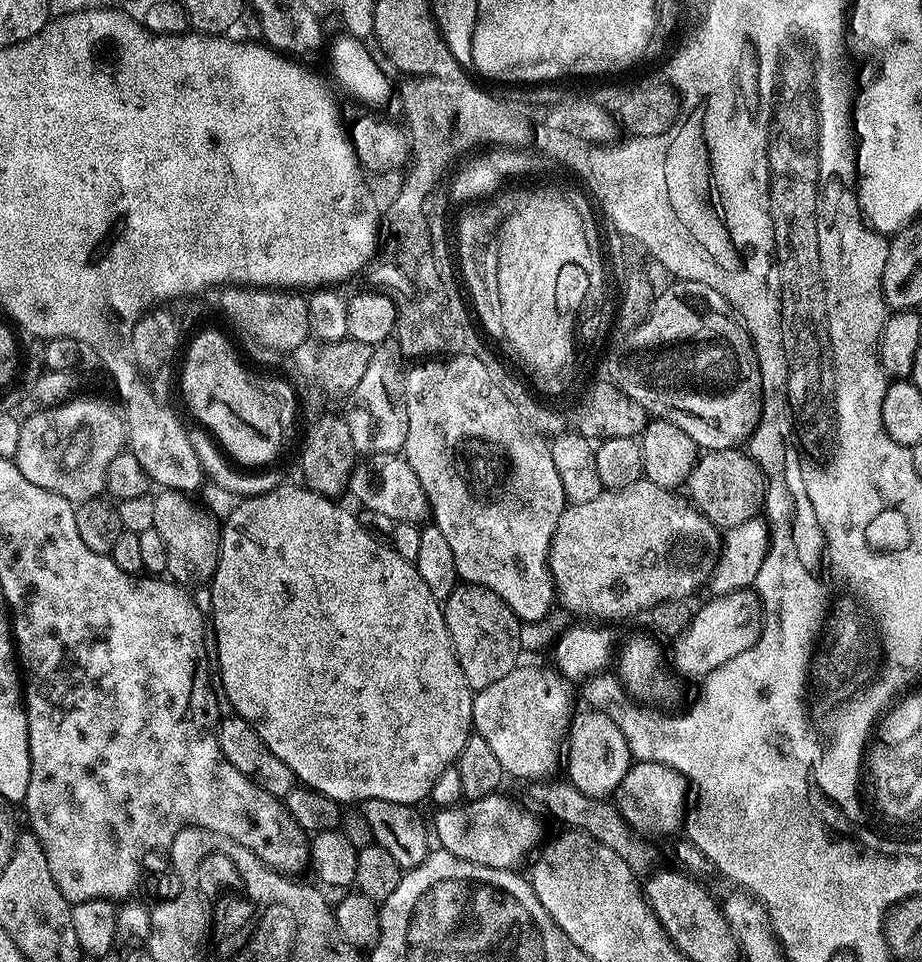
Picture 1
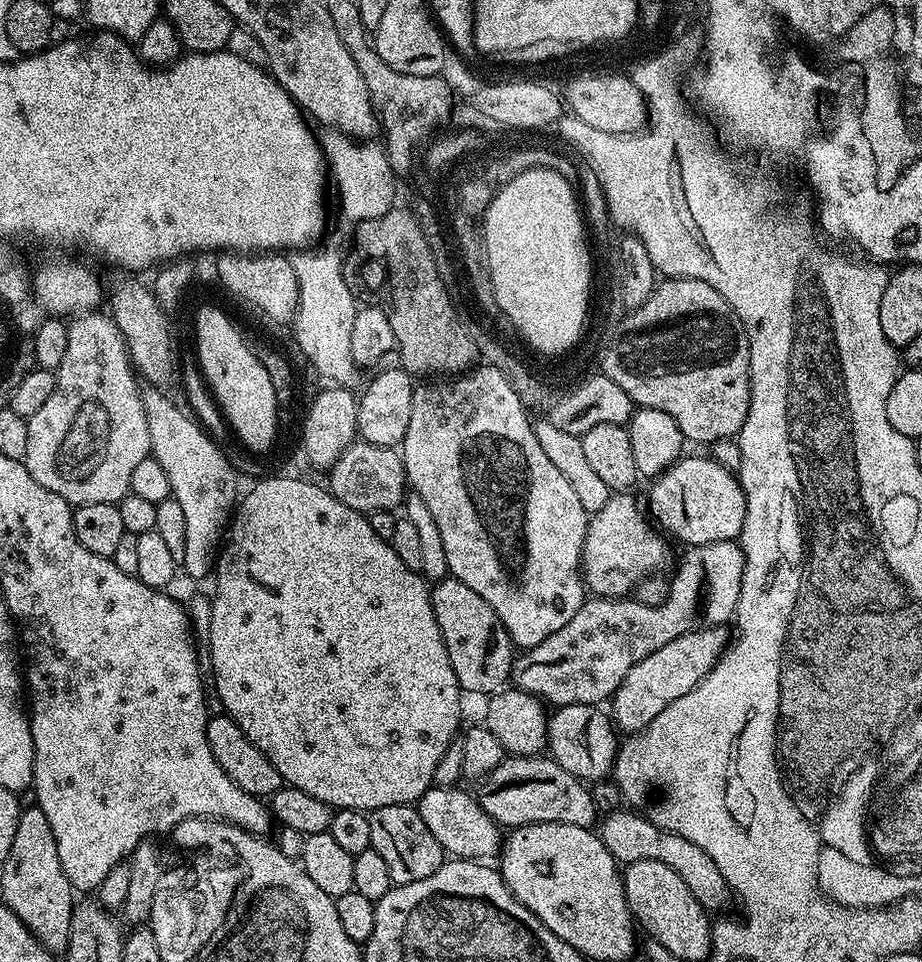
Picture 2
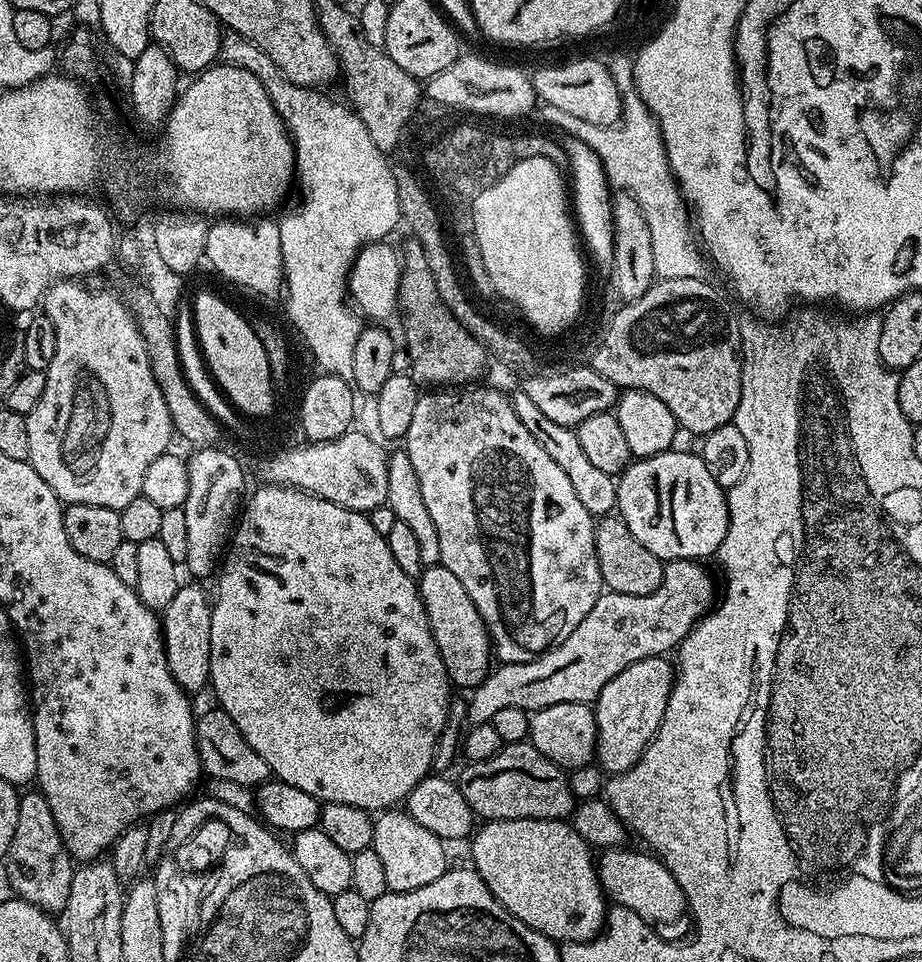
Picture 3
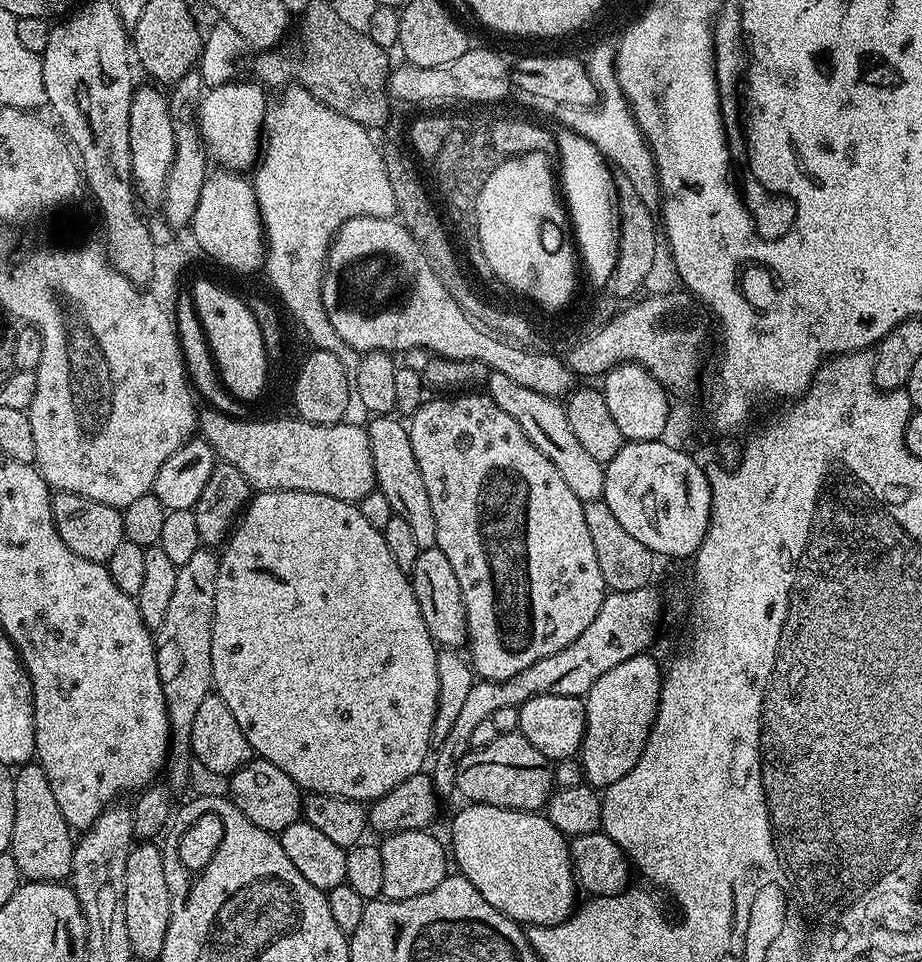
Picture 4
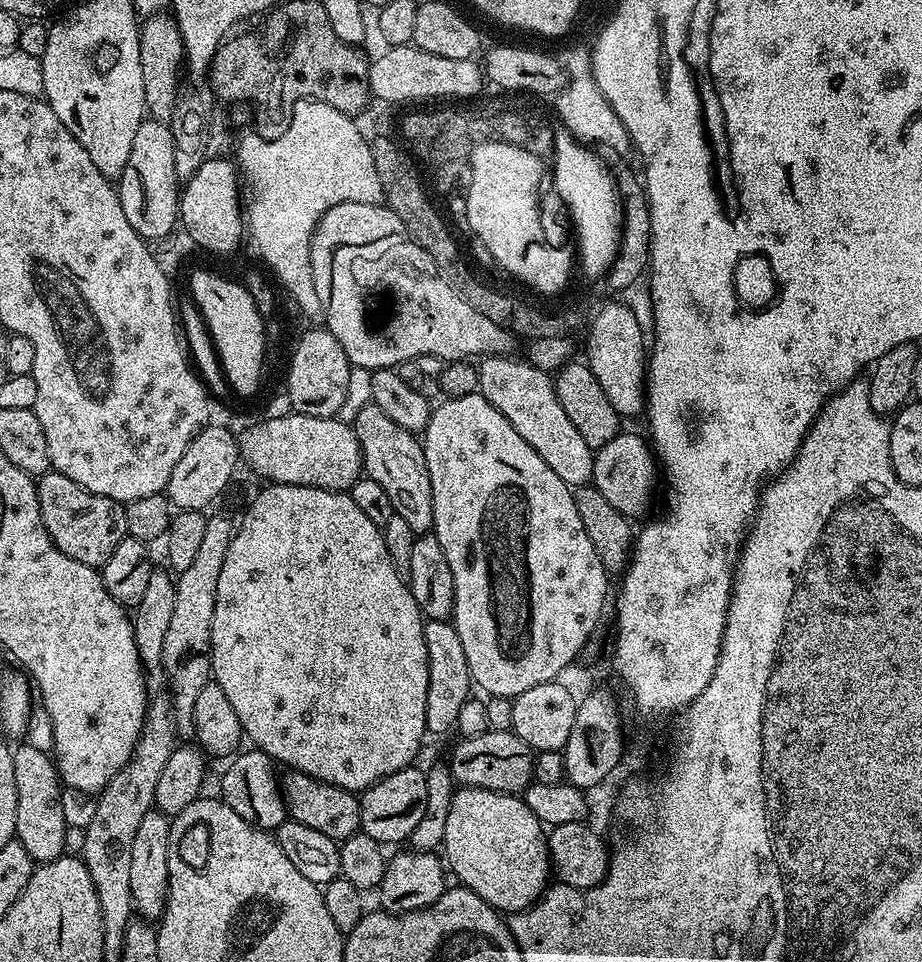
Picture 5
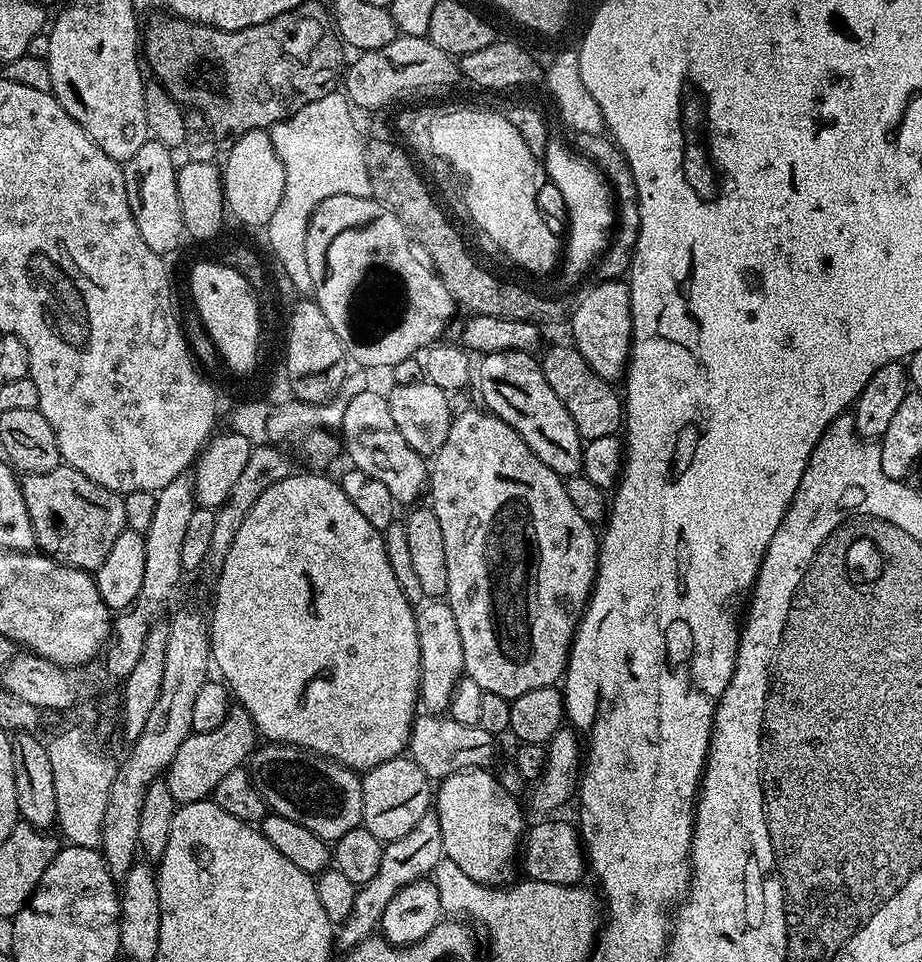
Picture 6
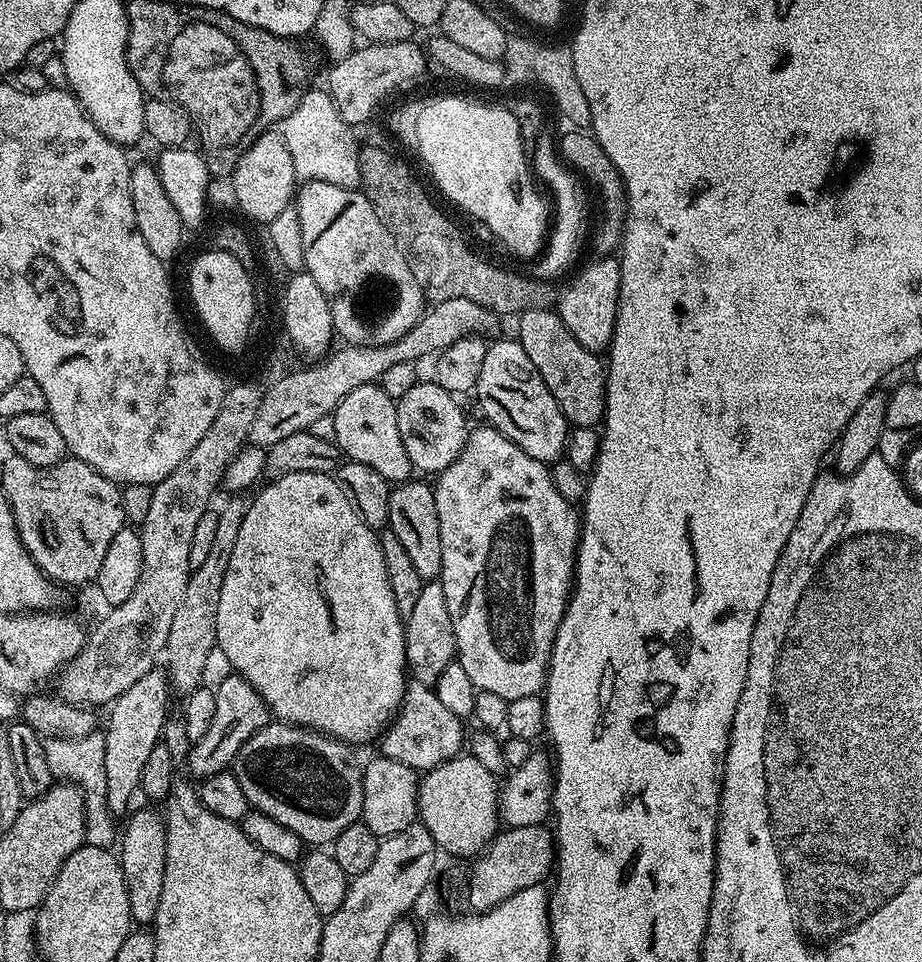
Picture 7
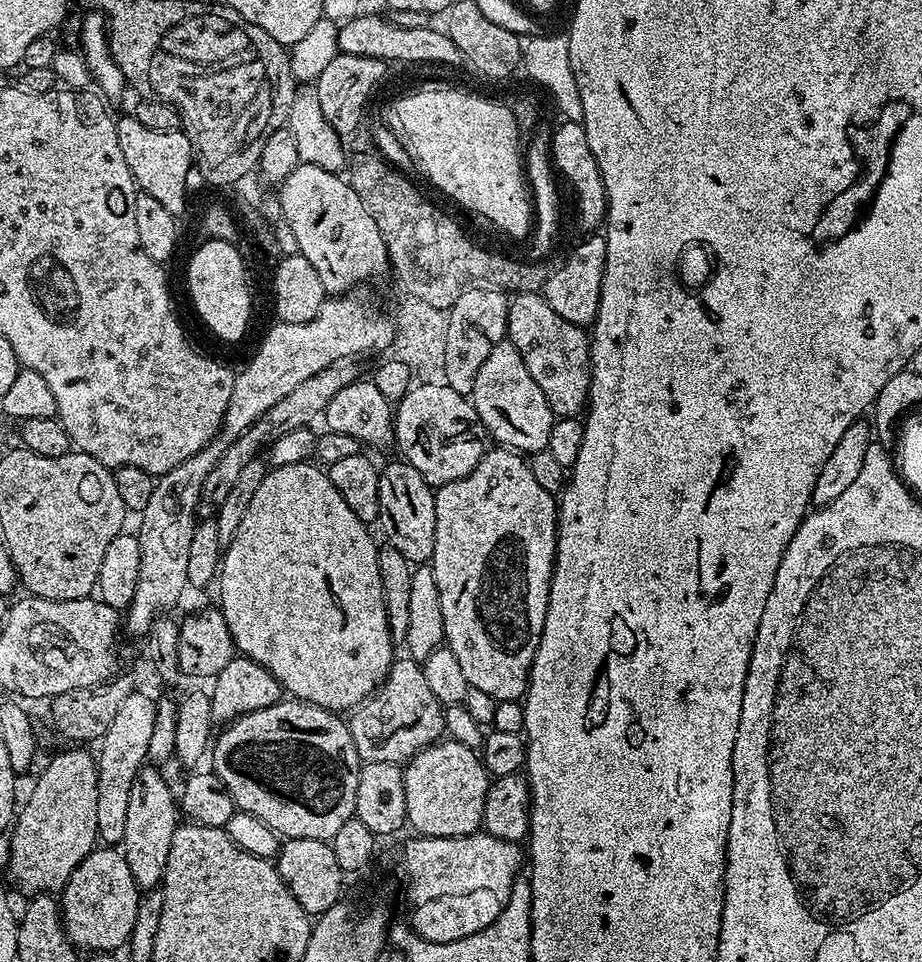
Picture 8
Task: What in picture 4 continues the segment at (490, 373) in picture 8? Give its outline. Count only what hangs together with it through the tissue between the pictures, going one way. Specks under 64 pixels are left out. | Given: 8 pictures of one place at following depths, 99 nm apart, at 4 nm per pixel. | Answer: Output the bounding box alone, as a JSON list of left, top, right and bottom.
[486,372,604,502]

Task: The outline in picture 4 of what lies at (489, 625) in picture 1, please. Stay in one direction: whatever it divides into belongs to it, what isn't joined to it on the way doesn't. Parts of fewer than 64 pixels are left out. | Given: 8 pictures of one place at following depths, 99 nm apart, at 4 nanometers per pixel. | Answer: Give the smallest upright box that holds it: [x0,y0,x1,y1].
[410,547,468,649]

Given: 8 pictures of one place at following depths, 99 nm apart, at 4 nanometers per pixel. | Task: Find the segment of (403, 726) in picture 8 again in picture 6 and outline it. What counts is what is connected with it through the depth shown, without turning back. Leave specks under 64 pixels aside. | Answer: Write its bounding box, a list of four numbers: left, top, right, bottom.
[407,714,494,780]

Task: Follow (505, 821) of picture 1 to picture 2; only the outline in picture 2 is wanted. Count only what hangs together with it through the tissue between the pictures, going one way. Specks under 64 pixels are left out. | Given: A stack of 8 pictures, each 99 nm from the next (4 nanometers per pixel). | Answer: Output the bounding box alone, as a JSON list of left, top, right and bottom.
[418,787,501,861]

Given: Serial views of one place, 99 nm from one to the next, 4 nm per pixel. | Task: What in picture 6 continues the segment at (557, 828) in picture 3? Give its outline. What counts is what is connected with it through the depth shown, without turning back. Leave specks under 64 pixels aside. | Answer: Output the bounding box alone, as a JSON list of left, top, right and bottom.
[434,768,526,886]

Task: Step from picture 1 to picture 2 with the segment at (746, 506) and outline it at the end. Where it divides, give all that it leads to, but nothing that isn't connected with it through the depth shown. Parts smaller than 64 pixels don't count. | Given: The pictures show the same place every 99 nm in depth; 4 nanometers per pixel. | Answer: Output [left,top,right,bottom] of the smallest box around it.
[646,456,746,546]

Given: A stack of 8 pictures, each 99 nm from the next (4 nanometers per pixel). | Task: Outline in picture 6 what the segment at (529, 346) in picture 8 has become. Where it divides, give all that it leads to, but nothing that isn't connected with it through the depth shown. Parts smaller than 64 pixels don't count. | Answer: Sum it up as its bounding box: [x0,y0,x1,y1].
[540,343,622,442]

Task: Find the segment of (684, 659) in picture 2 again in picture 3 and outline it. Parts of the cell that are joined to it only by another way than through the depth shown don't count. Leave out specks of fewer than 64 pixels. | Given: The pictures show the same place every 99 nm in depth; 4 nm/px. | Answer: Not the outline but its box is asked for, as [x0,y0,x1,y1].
[594,655,674,774]

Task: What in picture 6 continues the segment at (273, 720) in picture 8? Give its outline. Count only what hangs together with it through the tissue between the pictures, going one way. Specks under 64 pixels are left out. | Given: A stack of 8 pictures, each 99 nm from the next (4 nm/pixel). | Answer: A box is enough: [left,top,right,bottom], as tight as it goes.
[246,743,362,842]

